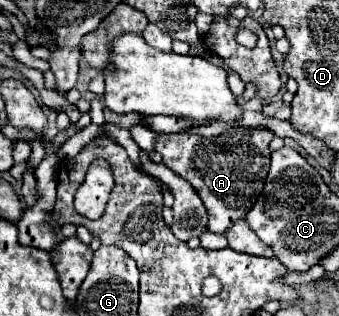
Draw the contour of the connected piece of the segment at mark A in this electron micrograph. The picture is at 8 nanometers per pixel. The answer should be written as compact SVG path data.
M257 127L249 137L225 137L223 133L219 137L211 137L213 141L189 133L159 133L155 151L163 155L163 163L171 171L181 175L195 187L209 213L207 229L221 235L235 221L243 219L245 213L249 213L249 209L253 207L253 201L257 201L257 197L261 195L269 171L269 143L273 137L275 135L265 127Z

